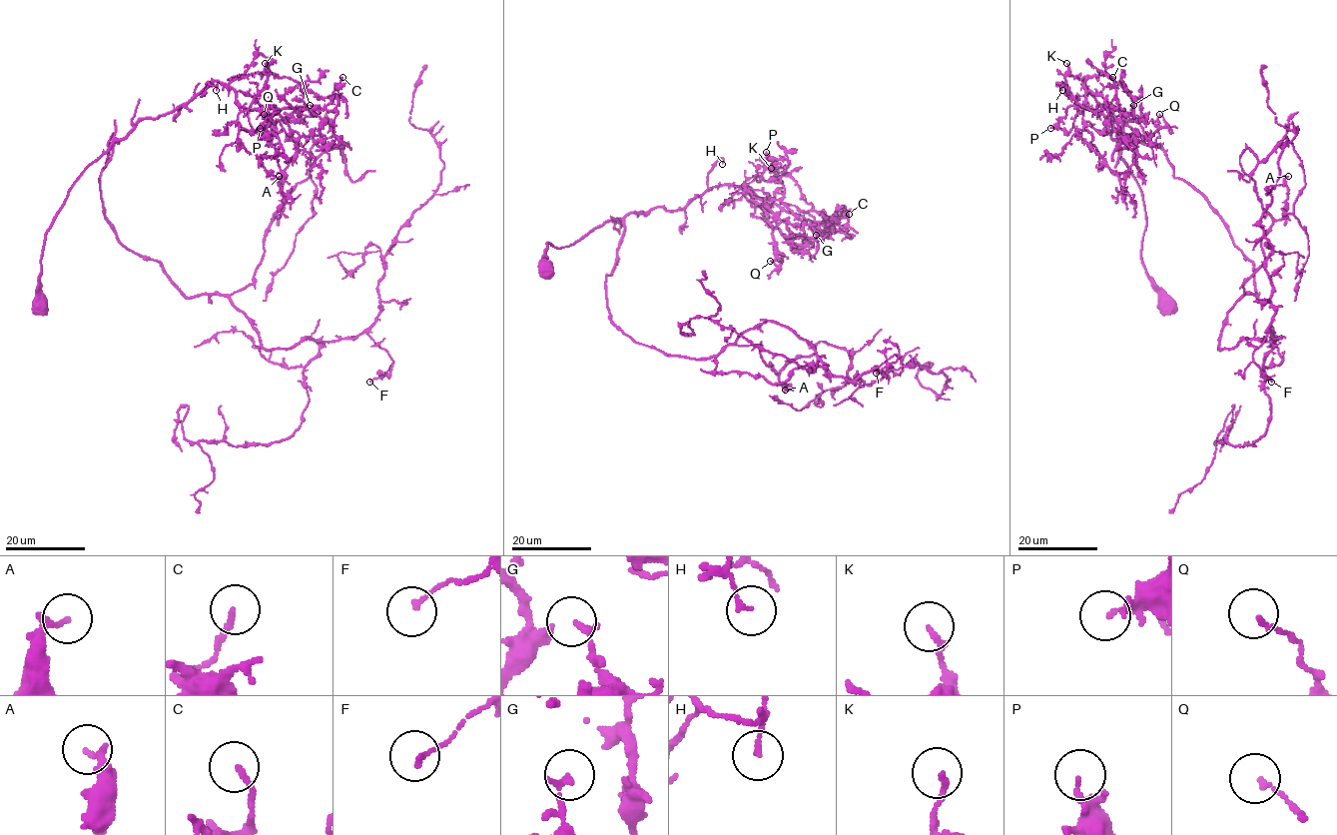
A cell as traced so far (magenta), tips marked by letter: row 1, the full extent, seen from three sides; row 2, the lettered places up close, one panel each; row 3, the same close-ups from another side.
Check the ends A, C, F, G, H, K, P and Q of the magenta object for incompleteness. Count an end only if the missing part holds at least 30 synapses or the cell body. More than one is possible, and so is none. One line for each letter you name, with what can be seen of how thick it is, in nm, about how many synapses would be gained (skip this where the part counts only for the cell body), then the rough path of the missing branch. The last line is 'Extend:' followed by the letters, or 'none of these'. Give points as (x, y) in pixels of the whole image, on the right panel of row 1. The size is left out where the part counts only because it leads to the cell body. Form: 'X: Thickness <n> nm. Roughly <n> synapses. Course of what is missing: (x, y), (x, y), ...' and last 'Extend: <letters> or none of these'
Extend: none of these

